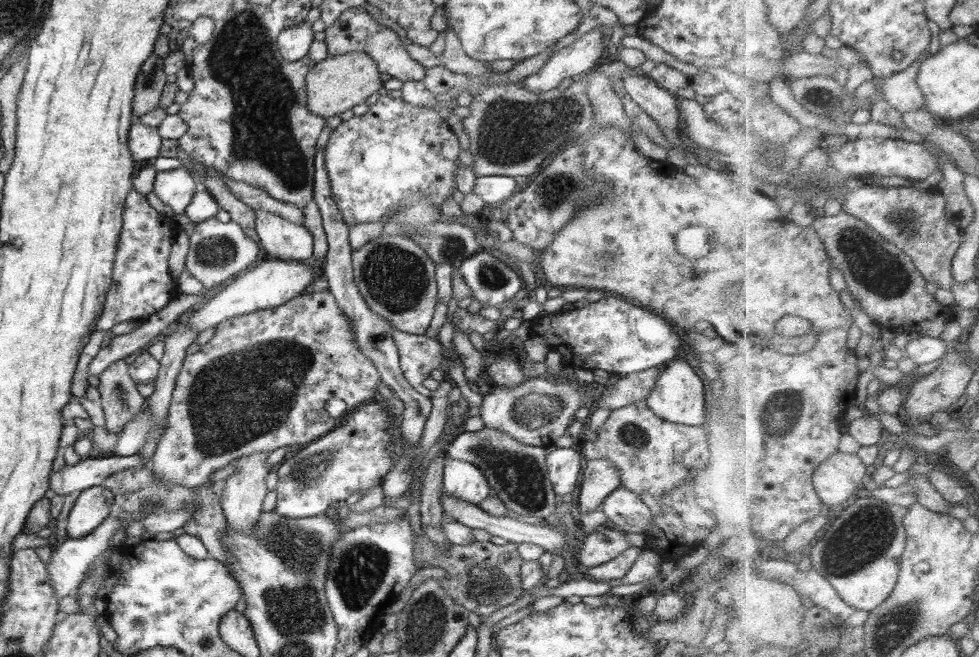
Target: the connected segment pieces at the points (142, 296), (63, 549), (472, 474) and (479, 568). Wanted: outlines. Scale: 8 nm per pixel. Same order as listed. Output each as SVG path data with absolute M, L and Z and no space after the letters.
M130 189L126 195L126 207L122 213L122 231L118 235L112 283L108 288L102 314L95 322L98 330L110 330L119 322L132 320L137 324L162 310L174 297L175 281L168 269L172 242L181 230L173 218L157 212L146 200L146 196Z
M110 515L97 530L94 530L92 535L82 539L68 538L63 544L57 545L52 550L52 556L50 562L46 563L46 569L49 575L50 586L56 590L56 594L60 596L60 599L66 598L70 594L76 594L80 583L87 576L87 571L97 558L107 550L109 542L111 542L110 538L117 532L117 529L123 522L124 520L116 520L116 518Z
M448 456L444 458L441 490L477 506L493 491L478 465Z
M420 534L415 536L414 540L414 561L417 569L427 567L444 569L448 576L440 578L439 583L448 592L448 596L470 612L486 618L492 612L522 597L524 588L520 572L525 561L520 557L517 547L518 545L512 542L505 546L496 546L492 542L476 541L462 546L450 543L442 551L426 534Z

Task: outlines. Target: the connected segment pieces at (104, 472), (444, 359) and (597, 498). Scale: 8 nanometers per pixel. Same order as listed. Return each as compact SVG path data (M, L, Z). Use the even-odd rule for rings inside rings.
M116 454L94 455L73 466L64 465L57 472L50 473L50 490L63 498L73 492L86 491L87 488L101 485L107 476L130 468L145 466L148 460L142 460L135 454L132 456L118 456Z
M392 327L392 336L398 346L400 366L404 378L416 389L430 376L432 369L447 370L451 362L450 354L443 350L436 338L408 334Z
M608 459L587 460L582 478L580 478L580 504L581 514L599 509L602 502L616 490L620 481L620 471Z

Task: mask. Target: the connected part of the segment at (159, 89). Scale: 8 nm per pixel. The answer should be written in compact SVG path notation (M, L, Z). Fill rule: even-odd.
M150 54L142 64L134 84L133 114L134 117L142 116L156 107L159 107L167 75L163 70L163 58Z

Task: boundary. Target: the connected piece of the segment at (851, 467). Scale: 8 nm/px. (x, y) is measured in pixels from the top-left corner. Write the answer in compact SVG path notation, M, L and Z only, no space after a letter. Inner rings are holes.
M838 451L815 474L815 485L828 510L856 495L861 486L869 484L868 465L857 453Z

